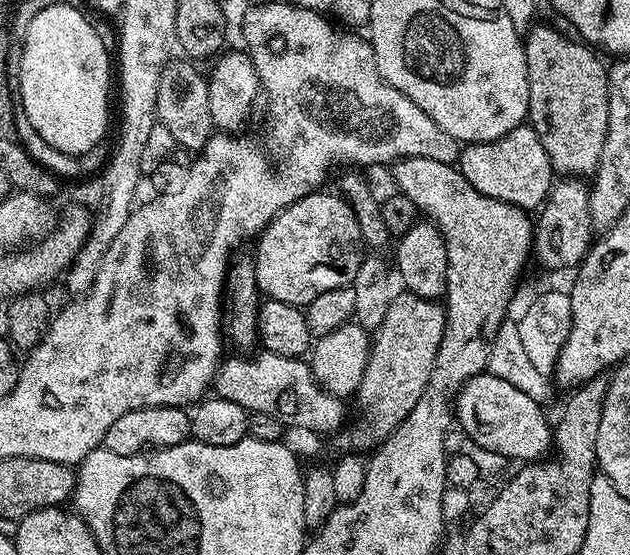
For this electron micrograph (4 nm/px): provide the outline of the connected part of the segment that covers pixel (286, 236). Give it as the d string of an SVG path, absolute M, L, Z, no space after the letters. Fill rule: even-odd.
M328 190L312 192L303 200L295 200L290 207L283 208L280 215L275 216L272 223L264 227L260 238L264 240L255 241L254 267L256 284L265 297L287 304L306 306L313 296L326 294L328 288L347 288L351 285L353 273L358 270L362 259L360 223L358 218L352 215L352 208L347 200L333 196Z

